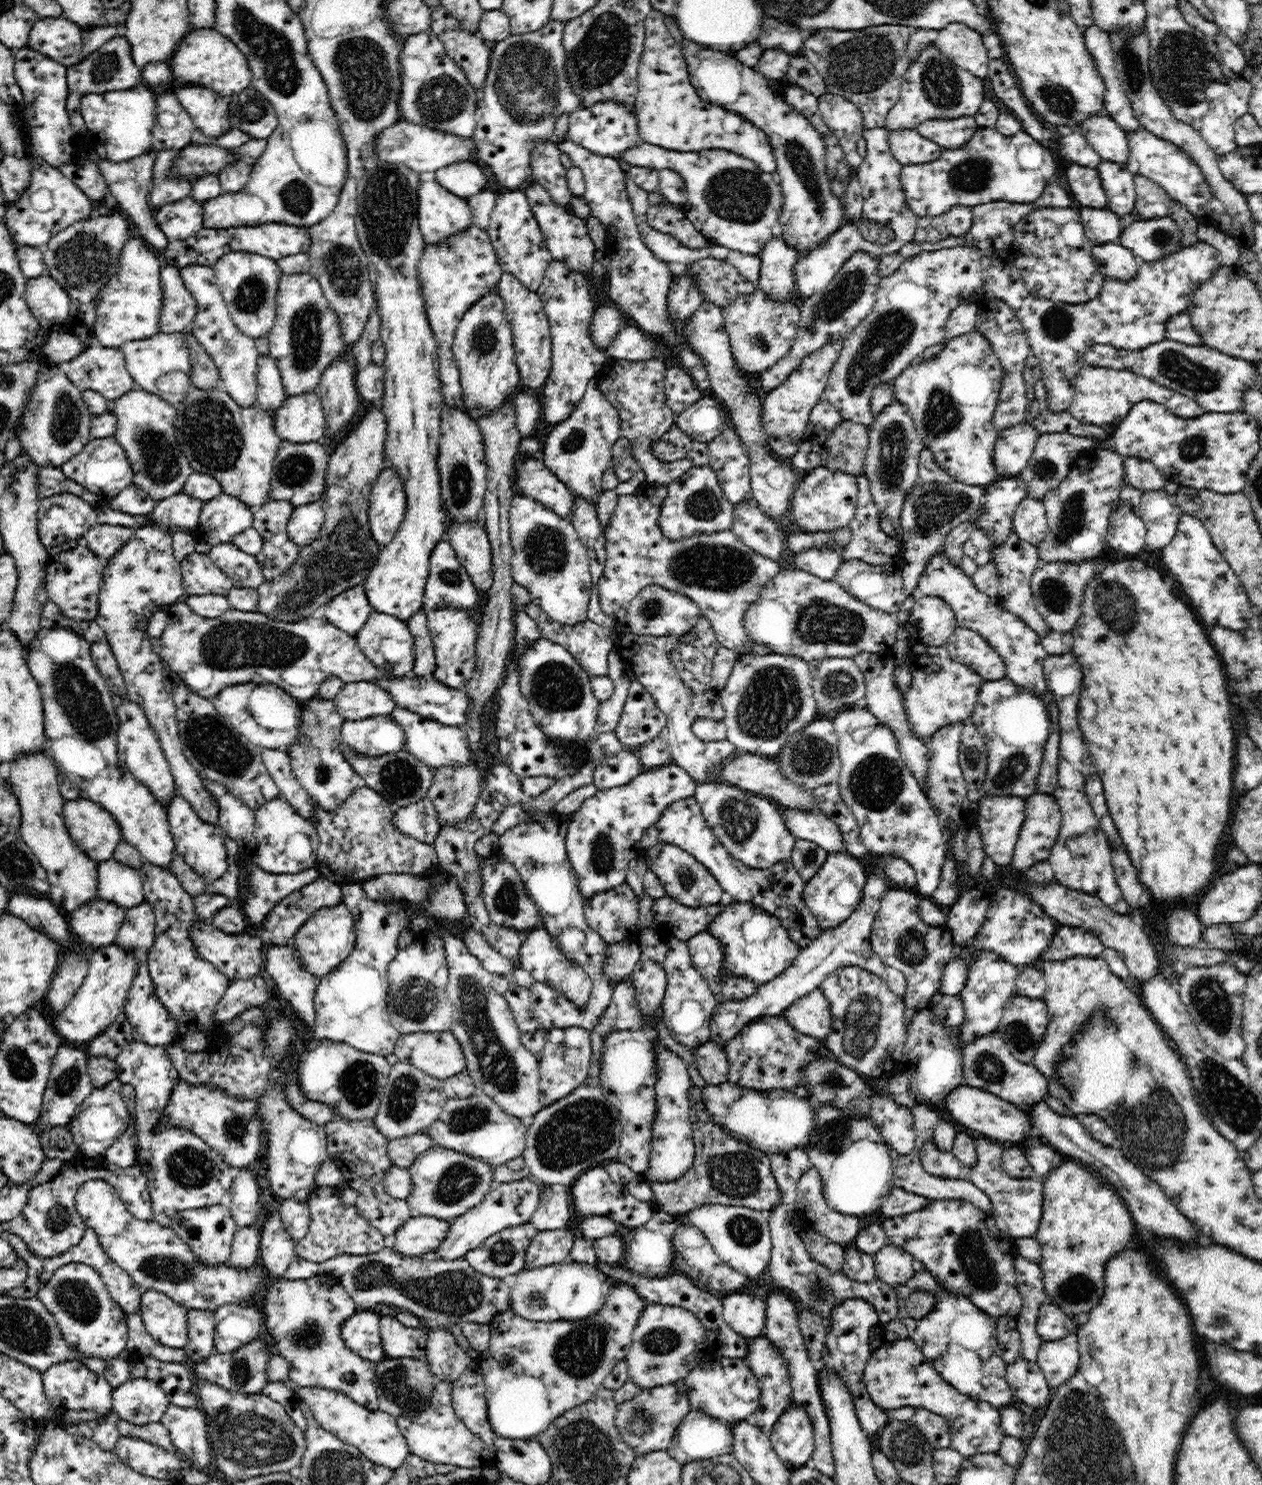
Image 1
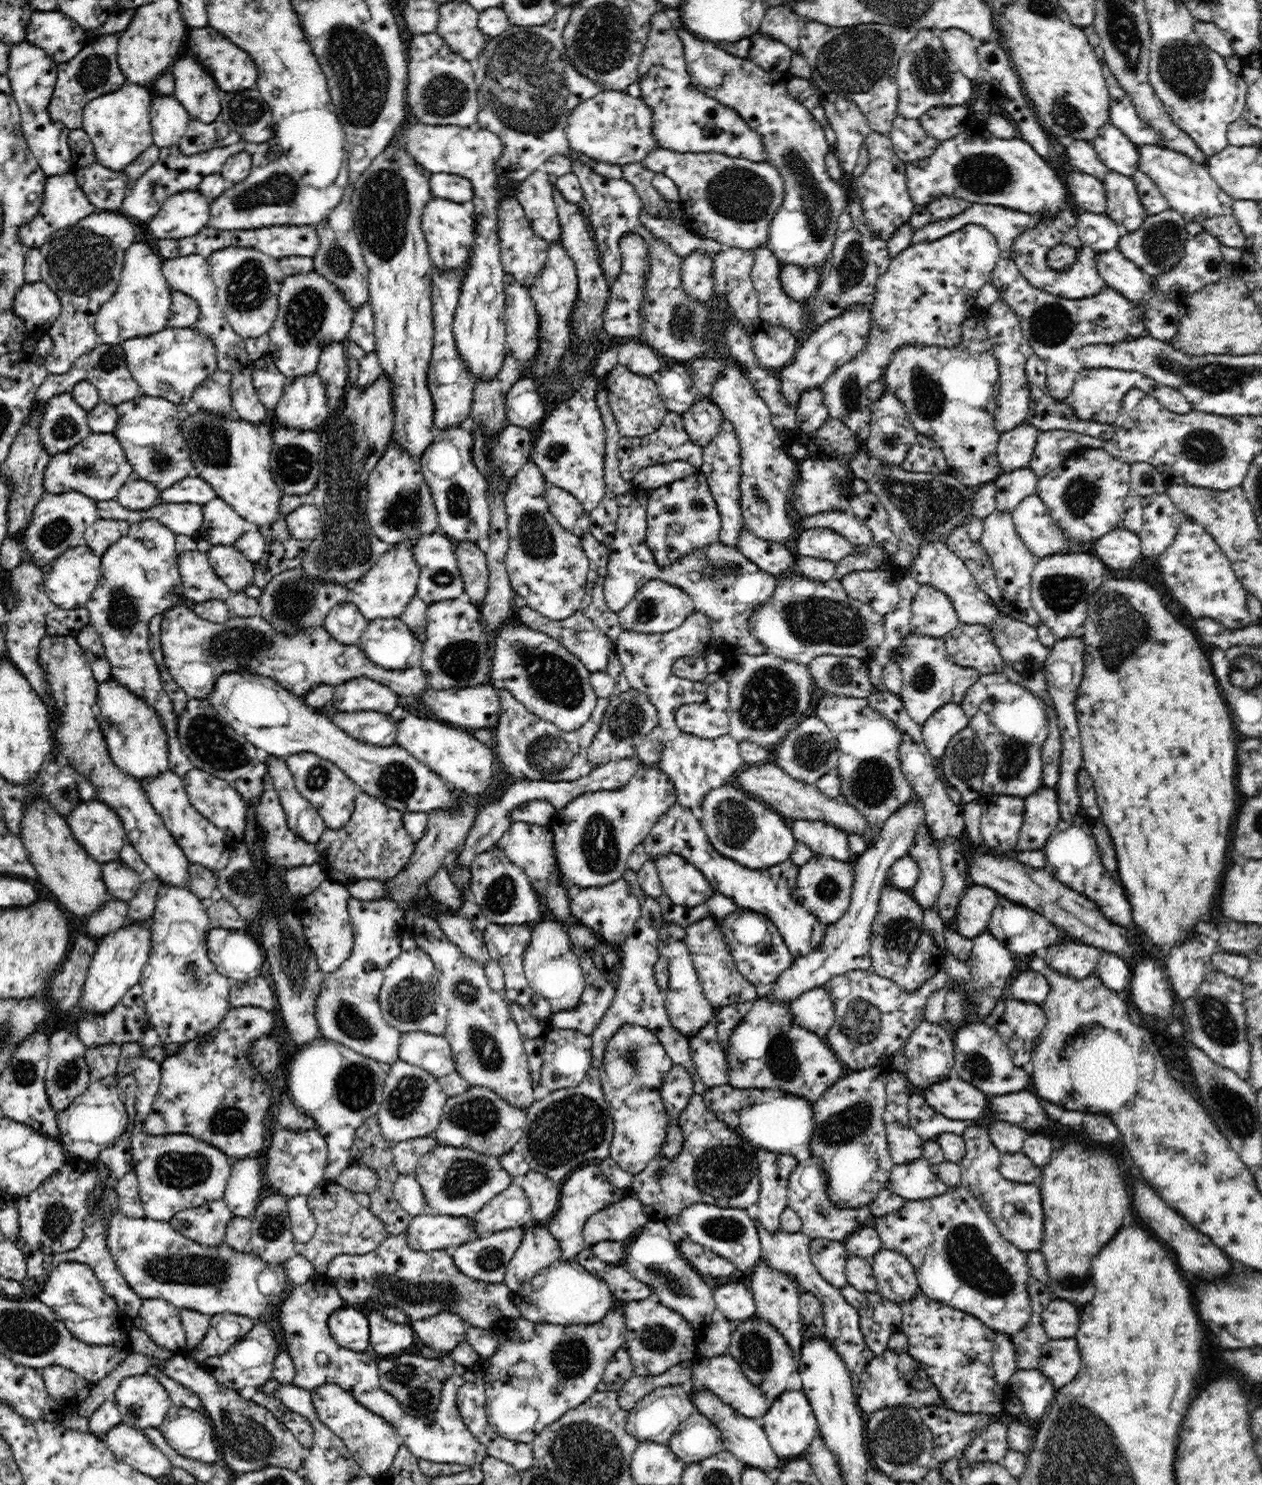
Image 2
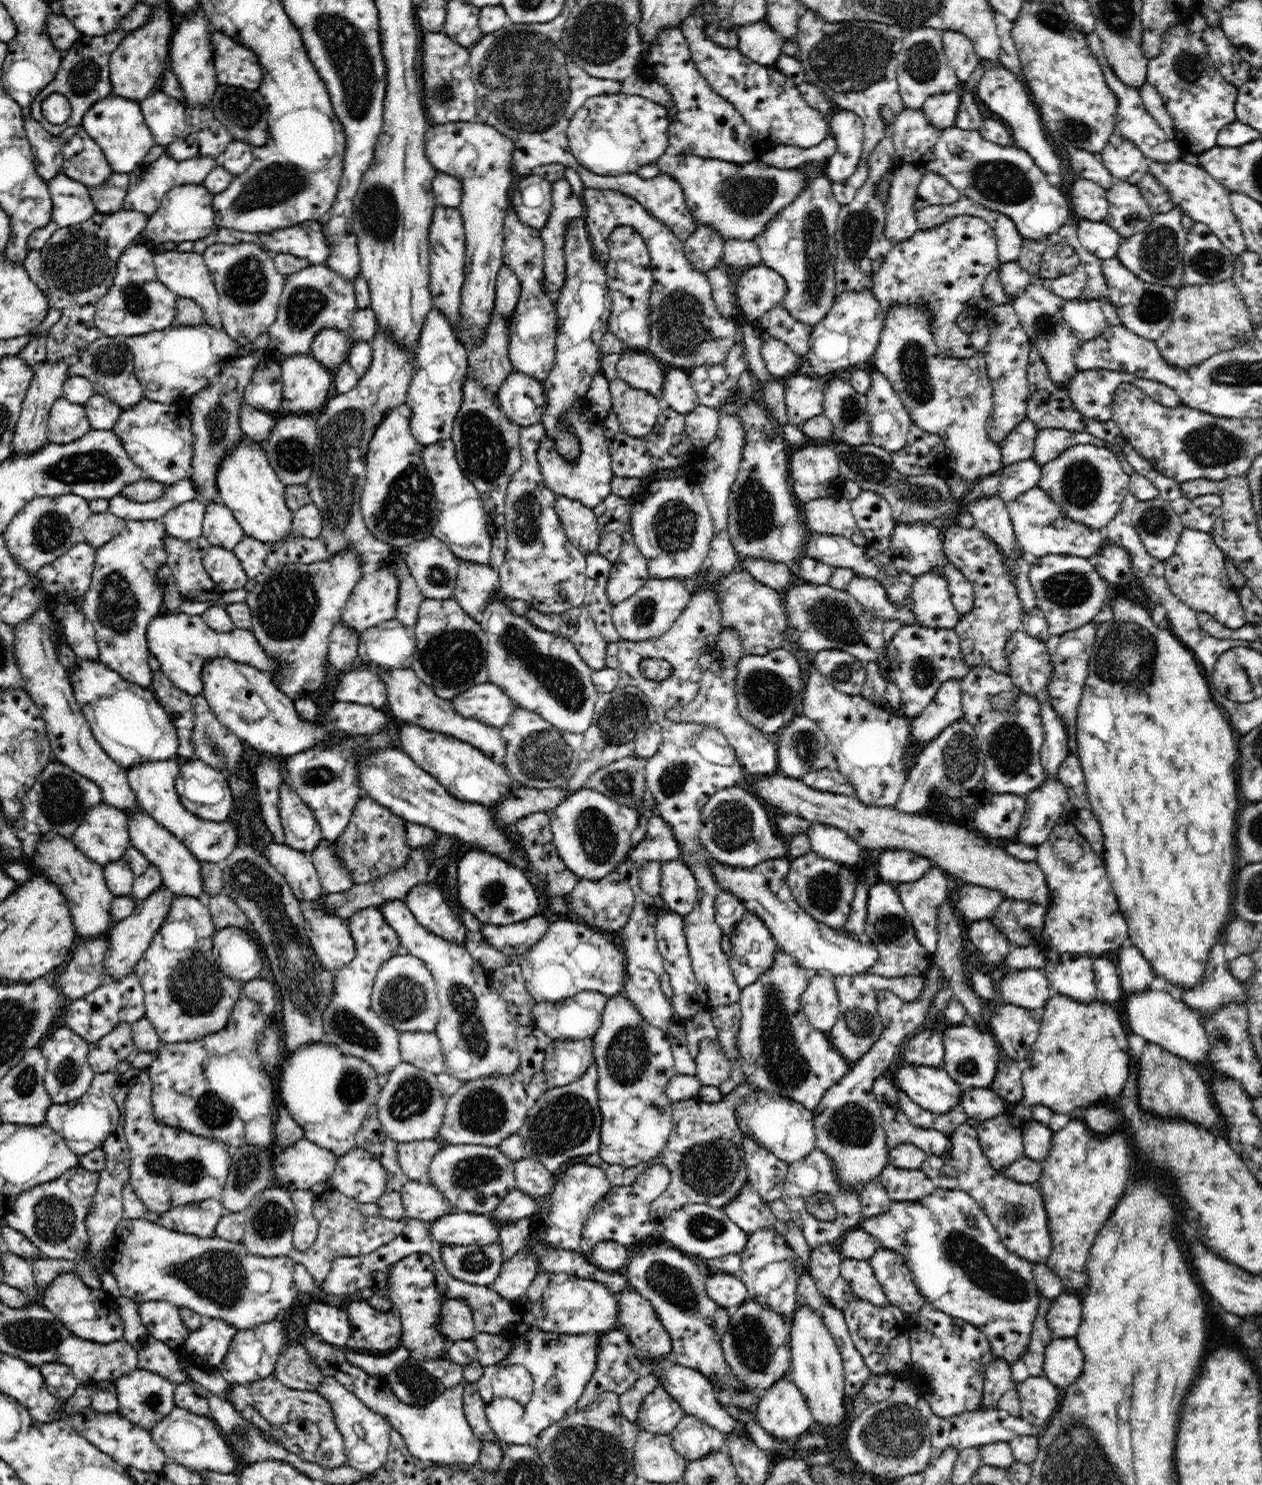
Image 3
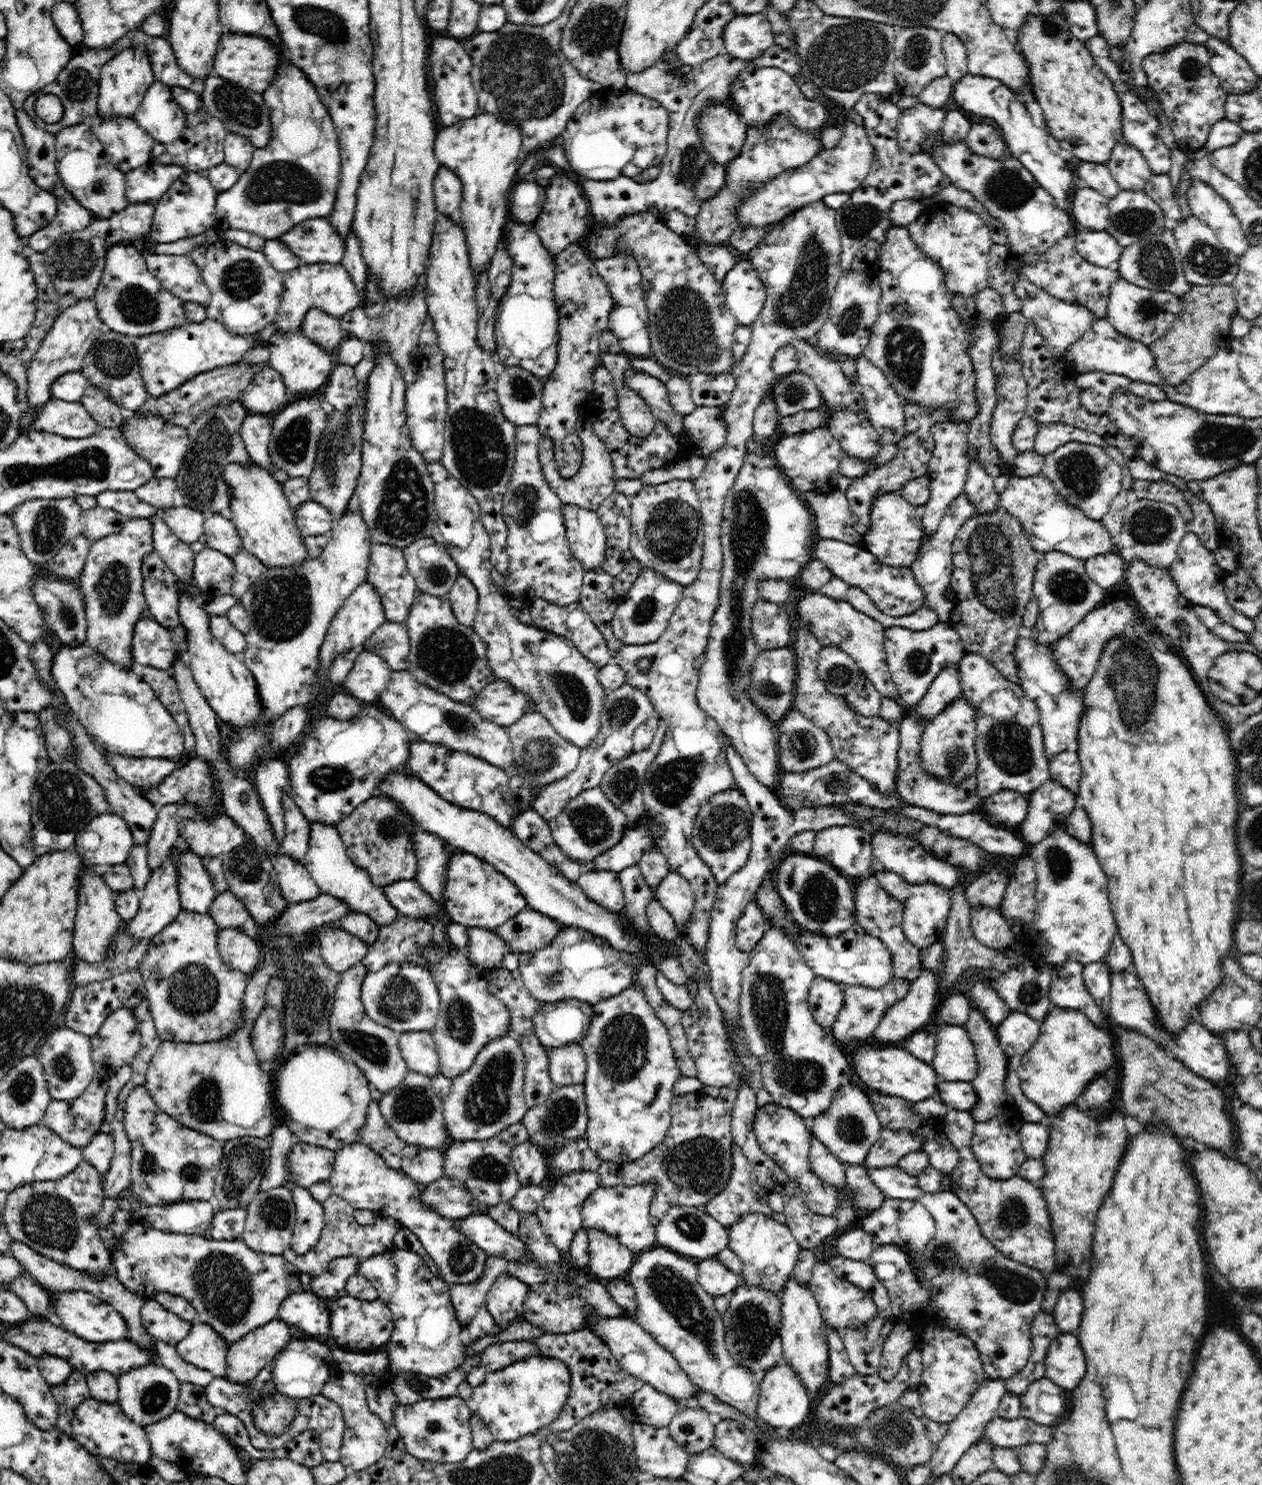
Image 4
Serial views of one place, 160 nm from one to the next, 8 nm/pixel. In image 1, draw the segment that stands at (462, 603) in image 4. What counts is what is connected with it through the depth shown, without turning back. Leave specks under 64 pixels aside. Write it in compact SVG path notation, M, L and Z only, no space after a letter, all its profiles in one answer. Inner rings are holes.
M449 522L446 540L451 543L474 586L487 591L493 583L491 544L483 522Z

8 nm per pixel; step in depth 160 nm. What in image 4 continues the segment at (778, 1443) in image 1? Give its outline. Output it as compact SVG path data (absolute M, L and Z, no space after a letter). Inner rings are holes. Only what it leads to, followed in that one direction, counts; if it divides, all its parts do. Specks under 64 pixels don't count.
M783 1362L765 1372L761 1382L759 1403L757 1404L757 1415L759 1420L772 1428L787 1428L792 1430L804 1422L804 1418L811 1411L812 1401L810 1392L796 1375L796 1371L790 1365Z

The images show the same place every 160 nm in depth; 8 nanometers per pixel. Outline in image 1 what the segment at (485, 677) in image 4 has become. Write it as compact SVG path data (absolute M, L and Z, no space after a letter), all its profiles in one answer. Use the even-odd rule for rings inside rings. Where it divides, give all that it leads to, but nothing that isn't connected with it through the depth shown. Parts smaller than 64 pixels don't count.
M451 606L426 609L426 616L437 662L433 677L444 682L446 686L464 688L476 670L475 646L480 625L479 617L471 609L456 609Z

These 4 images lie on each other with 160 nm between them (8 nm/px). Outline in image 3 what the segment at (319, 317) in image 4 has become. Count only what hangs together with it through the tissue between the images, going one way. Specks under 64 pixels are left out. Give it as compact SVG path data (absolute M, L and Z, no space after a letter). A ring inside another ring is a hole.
M325 328L312 339L311 353L327 370L337 370L345 362L351 342L347 332Z

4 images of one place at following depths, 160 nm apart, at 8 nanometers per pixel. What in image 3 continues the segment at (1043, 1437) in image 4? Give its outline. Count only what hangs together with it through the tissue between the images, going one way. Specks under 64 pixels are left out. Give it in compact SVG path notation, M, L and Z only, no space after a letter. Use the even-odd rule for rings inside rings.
M920 1399L917 1404L920 1414L926 1418L930 1432L931 1443L935 1453L940 1453L948 1447L956 1447L962 1450L970 1447L980 1447L992 1442L1010 1442L1016 1436L1038 1437L1042 1433L1042 1428L1030 1424L1021 1416L1012 1416L1009 1412L1002 1409L992 1410L973 1410L964 1412L950 1418L940 1418L936 1416L930 1405L924 1399Z

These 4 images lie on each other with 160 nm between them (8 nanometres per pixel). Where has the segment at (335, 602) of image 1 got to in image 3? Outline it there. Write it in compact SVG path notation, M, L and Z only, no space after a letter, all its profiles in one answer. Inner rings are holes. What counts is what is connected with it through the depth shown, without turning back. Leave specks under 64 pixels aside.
M341 620L334 625L329 635L327 655L329 664L333 664L337 672L346 673L358 656L359 638L360 634L345 626Z

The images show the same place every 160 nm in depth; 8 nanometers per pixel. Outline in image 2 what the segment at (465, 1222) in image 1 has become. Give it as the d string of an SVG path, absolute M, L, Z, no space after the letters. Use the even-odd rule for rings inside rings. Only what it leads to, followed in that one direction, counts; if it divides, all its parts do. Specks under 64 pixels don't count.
M516 1182L510 1184L504 1193L492 1198L471 1220L479 1237L505 1229L526 1228L533 1222L528 1196Z

